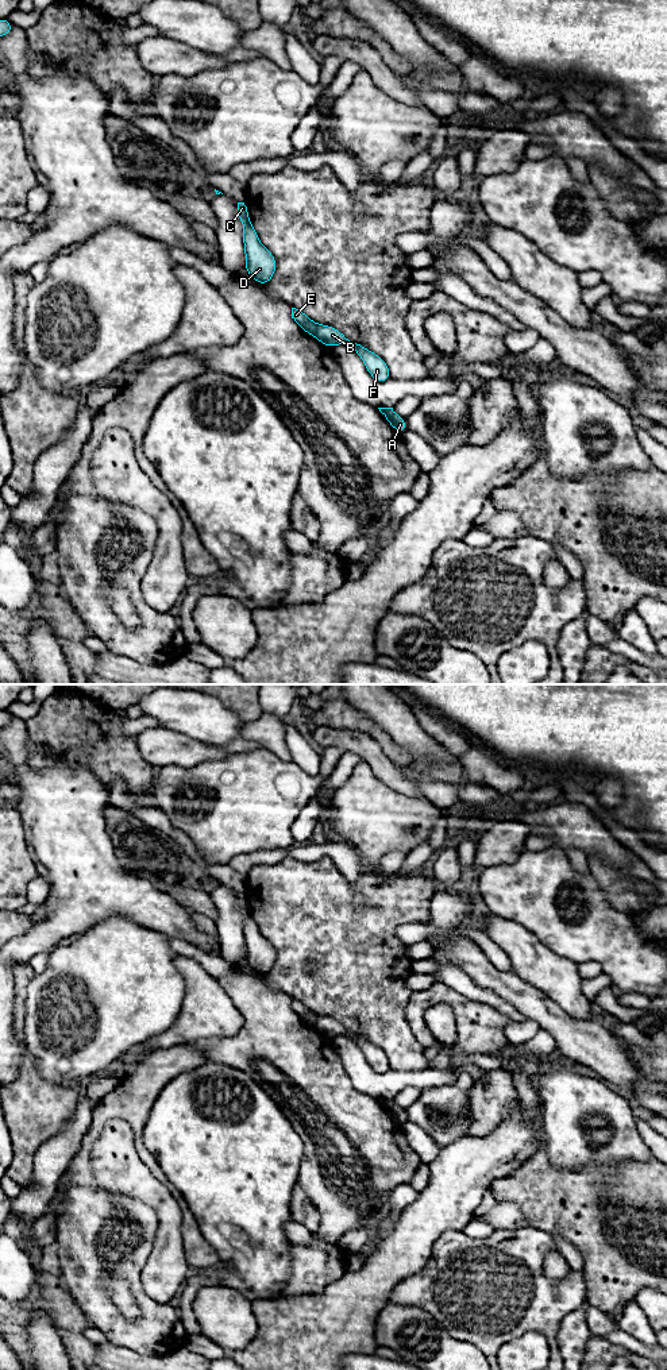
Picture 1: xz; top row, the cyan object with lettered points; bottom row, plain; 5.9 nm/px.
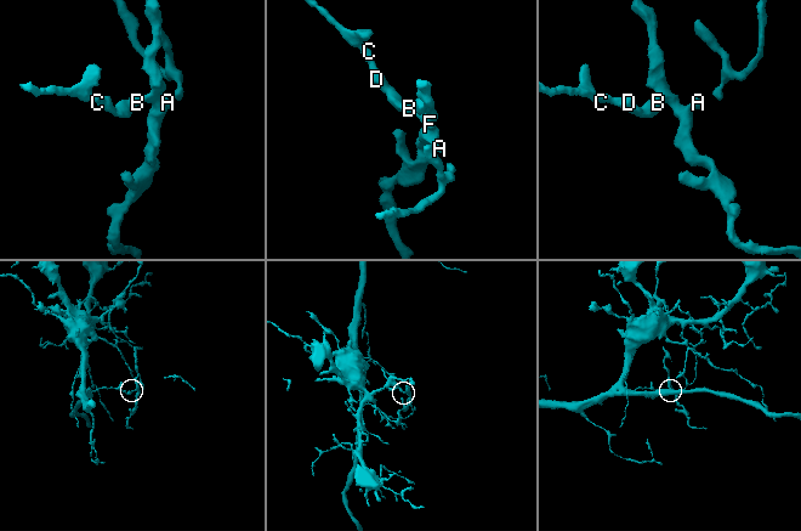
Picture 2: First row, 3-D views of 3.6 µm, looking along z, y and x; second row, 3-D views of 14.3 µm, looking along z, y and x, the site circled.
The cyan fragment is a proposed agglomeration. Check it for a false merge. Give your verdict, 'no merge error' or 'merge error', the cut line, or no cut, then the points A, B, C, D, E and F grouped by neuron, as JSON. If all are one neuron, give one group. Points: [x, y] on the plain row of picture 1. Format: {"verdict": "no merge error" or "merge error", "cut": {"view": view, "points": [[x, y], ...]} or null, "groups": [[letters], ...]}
{"verdict": "merge error", "cut": {"view": "xz", "points": [[317, 1015], [313, 1026]]}, "groups": [["A", "B", "F"], ["C", "D", "E"]]}

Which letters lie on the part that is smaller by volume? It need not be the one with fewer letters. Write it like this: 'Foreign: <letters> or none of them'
Foreign: A, B, F

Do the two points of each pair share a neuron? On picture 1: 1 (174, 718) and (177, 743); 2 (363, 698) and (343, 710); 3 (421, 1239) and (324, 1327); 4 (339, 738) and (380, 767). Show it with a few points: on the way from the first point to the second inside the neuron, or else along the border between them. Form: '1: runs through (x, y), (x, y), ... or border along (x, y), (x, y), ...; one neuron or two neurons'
1: border along (164, 725), (204, 741); two neurons
2: border along (344, 698), (377, 725); two neurons
3: runs through (397, 1257), (349, 1305); one neuron
4: runs through (350, 741), (357, 741), (371, 756); one neuron

